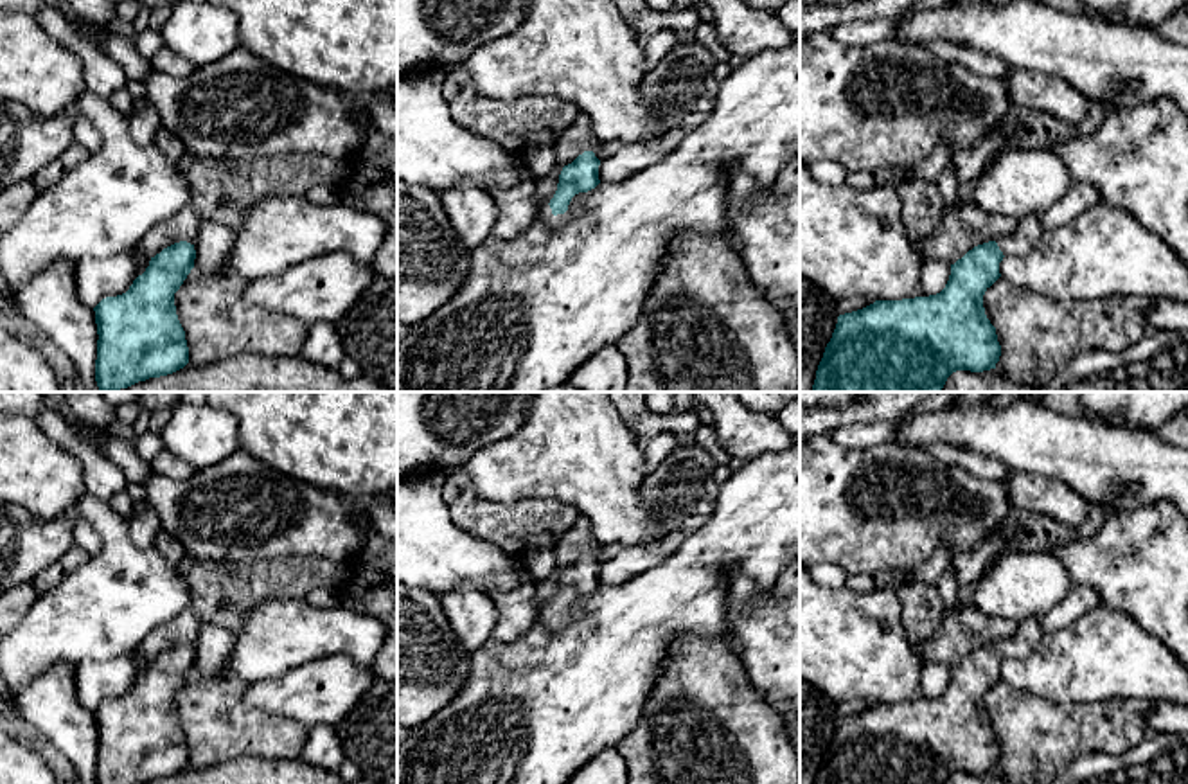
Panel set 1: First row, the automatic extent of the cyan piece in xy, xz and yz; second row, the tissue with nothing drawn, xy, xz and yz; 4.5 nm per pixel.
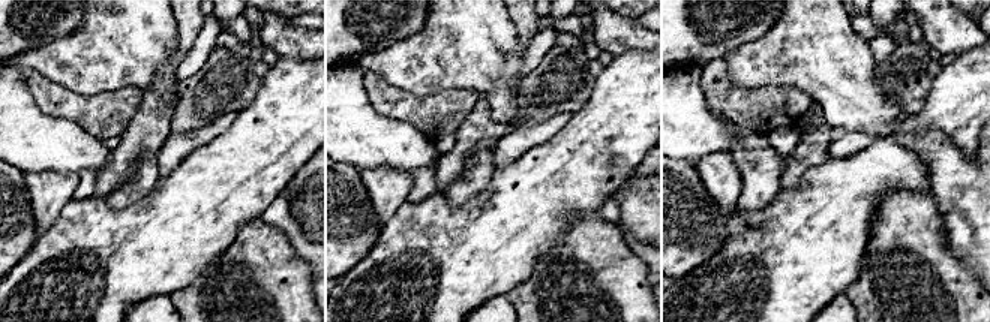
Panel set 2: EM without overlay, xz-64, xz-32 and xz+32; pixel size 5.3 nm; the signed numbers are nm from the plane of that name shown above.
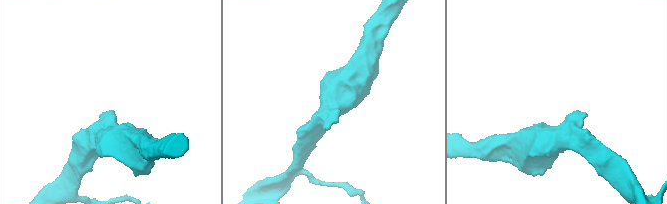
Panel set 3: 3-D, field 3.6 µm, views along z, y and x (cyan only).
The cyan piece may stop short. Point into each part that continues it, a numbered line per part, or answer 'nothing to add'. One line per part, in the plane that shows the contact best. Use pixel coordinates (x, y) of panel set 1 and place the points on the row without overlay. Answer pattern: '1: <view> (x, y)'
1: xz (576, 610)

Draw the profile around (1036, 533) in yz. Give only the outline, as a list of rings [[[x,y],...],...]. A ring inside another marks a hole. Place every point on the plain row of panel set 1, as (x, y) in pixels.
[[[1087,505],[1082,525],[1069,525],[1041,514],[1024,514],[1017,534],[996,559],[1005,552],[1050,552],[1064,543],[1091,538],[1114,512],[1105,505]]]

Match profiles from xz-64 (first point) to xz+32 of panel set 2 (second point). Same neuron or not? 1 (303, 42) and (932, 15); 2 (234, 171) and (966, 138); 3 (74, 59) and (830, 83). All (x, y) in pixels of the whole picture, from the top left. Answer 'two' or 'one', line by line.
1: one
2: one
3: one

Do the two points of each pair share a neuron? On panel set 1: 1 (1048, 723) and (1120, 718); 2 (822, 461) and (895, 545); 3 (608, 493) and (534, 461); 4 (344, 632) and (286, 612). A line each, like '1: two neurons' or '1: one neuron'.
1: one neuron
2: one neuron
3: one neuron
4: one neuron

